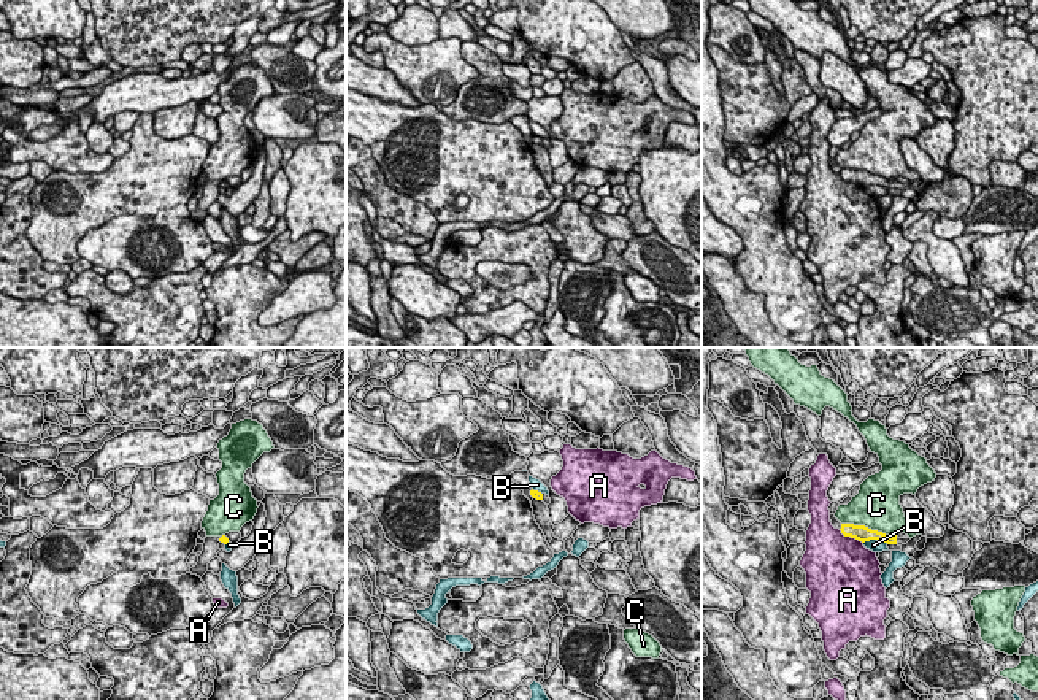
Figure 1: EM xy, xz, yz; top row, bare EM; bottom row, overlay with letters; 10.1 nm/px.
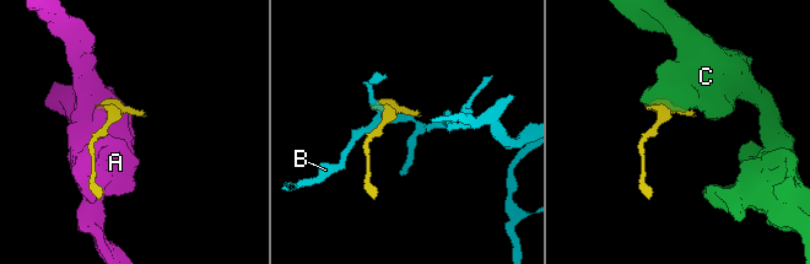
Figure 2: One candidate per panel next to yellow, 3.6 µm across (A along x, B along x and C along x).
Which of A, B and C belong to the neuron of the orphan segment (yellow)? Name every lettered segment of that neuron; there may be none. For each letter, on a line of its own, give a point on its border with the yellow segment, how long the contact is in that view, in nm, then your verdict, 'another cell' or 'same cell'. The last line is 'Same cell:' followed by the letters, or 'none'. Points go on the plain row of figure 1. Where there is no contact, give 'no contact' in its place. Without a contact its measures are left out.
A: contact yz (851, 181); length 300 nm; another cell
B: contact yz (876, 183); length 260 nm; another cell
C: contact yz (864, 170); length 500 nm; another cell
Same cell: none

